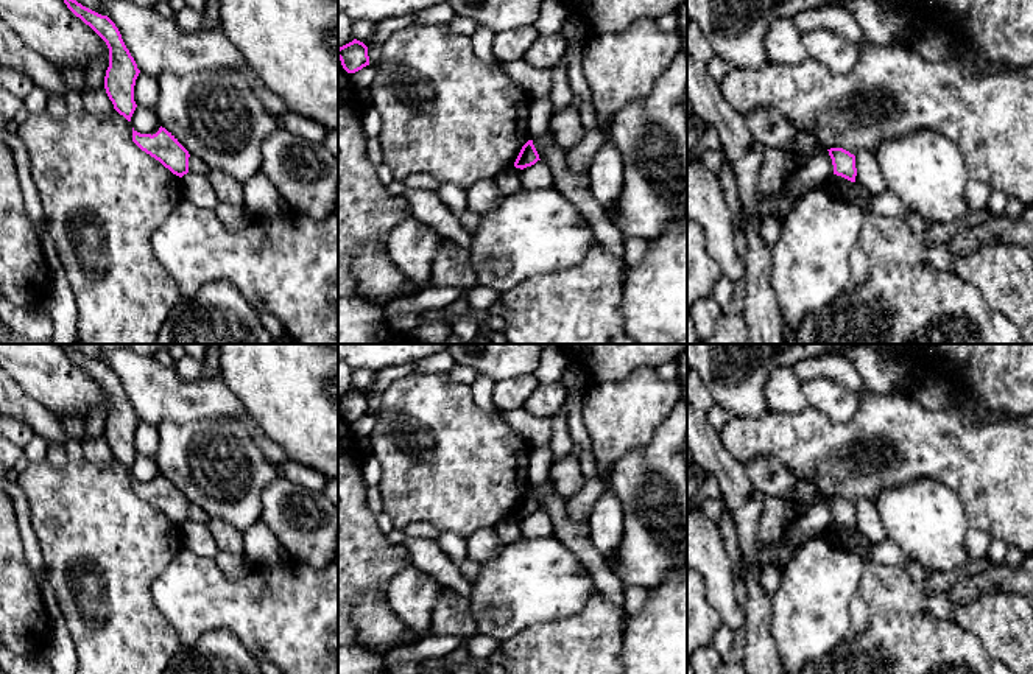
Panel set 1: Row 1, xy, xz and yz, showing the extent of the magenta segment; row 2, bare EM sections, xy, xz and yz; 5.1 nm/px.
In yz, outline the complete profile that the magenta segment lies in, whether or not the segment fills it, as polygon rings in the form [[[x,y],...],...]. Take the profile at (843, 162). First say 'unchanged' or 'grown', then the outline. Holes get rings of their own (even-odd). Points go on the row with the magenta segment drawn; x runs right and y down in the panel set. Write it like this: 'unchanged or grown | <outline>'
unchanged | [[[830,148],[827,151],[832,159],[834,174],[841,176],[851,182],[855,182],[855,156],[843,148]]]

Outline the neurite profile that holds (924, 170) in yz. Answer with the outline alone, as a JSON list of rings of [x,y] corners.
[[[922,129],[882,142],[874,154],[887,188],[936,227],[971,212],[964,198],[968,168],[952,140]]]

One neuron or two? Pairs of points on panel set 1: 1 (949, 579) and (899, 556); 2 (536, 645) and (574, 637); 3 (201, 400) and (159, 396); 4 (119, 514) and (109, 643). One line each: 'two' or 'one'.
1: one
2: one
3: one
4: one

